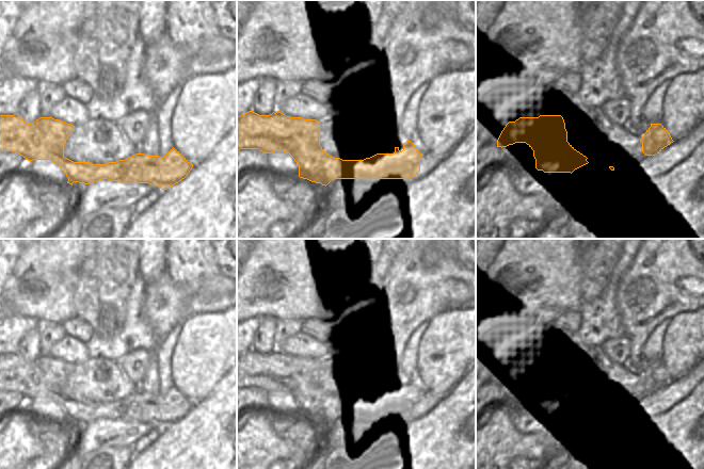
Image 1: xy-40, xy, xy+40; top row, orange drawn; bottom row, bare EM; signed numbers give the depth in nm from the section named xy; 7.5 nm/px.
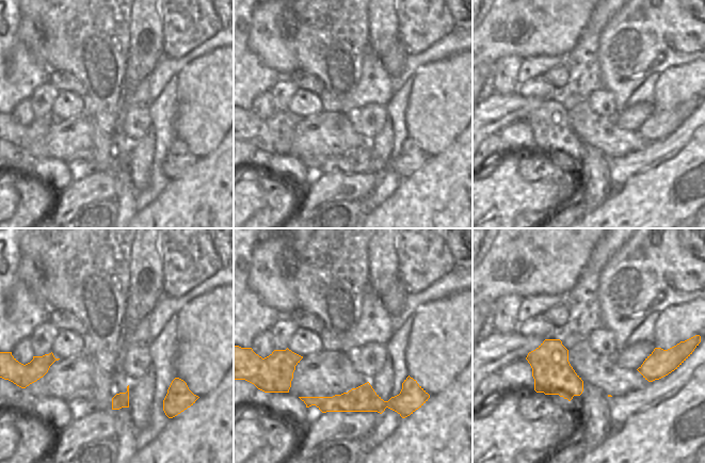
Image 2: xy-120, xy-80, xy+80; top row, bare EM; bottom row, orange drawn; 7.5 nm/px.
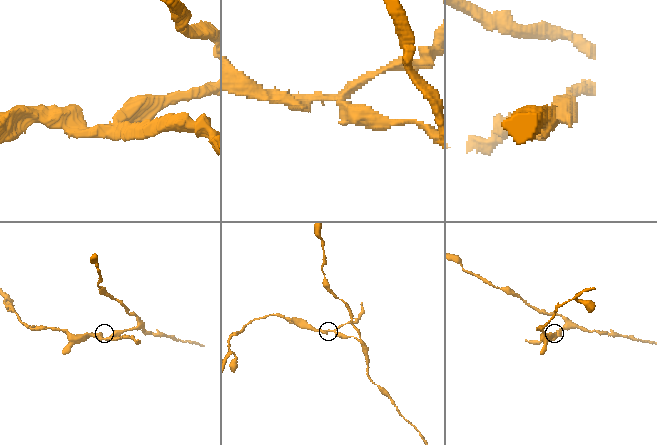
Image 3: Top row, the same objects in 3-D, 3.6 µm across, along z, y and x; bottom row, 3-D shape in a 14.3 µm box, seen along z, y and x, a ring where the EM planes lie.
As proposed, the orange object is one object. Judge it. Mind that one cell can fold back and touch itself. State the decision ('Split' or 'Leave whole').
Split

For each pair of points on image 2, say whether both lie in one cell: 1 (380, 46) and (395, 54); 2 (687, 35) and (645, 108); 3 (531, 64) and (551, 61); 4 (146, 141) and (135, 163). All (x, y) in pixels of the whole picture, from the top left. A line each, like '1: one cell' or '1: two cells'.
1: two cells
2: two cells
3: one cell
4: one cell

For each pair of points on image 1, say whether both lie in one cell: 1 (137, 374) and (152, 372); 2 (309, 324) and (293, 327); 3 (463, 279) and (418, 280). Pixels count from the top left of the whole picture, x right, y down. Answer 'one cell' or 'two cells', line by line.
1: two cells
2: two cells
3: one cell

